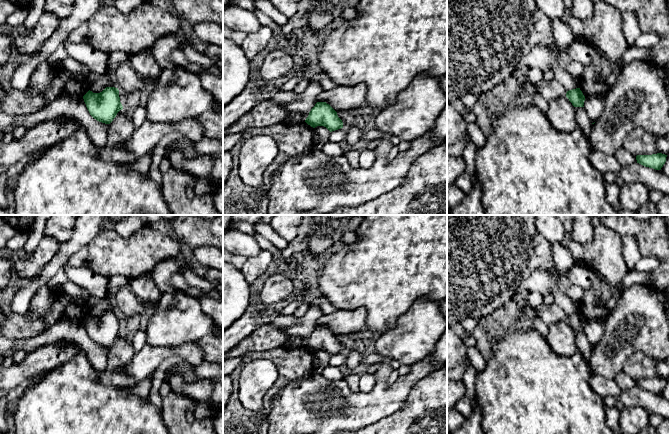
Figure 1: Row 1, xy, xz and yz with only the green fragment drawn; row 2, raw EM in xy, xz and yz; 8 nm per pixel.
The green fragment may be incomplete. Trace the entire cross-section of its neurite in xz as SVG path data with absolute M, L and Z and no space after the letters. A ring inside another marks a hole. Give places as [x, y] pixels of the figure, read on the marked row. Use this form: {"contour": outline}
{"contour": "M317 102L305 122L313 128L324 126L330 132L343 128L343 122L337 112L326 102Z"}

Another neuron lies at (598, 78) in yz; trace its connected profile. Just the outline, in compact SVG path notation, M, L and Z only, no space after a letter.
M630 46L622 57L614 62L605 59L597 49L593 49L592 62L584 67L580 79L580 90L584 96L605 96L613 87L620 70L632 61L652 63L650 53L645 48Z

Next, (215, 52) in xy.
M210 45L207 49L209 57L213 58L215 62L223 62L223 48L215 45Z

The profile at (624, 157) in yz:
M624 148L619 149L613 156L622 166L631 165L637 162L636 156Z

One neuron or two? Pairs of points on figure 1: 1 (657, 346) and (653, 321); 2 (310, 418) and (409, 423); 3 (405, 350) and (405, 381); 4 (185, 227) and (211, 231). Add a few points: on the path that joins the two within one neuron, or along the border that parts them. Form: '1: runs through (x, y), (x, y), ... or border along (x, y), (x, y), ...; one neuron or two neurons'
1: runs through (657, 340), (657, 327); one neuron
2: border along (399, 410), (372, 423); two neurons
3: border along (425, 358), (411, 366); two neurons
4: runs through (191, 231), (205, 231); one neuron

